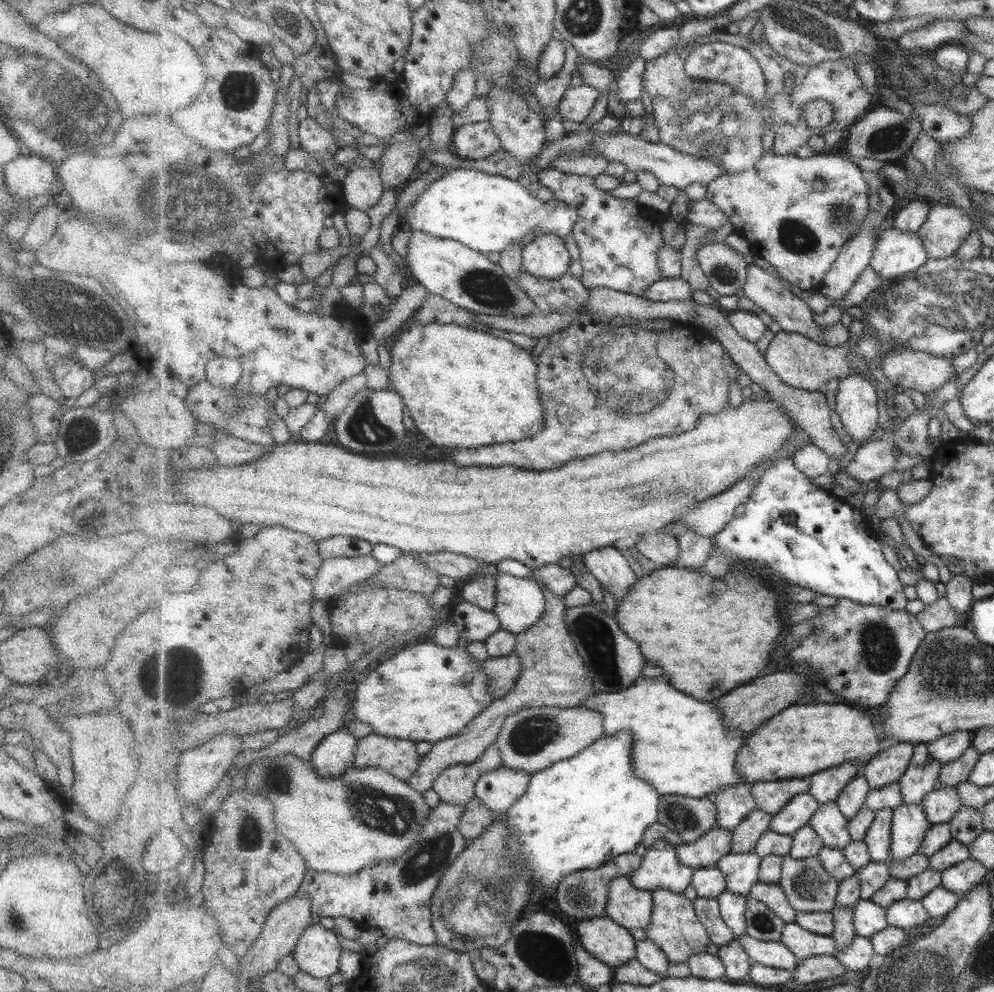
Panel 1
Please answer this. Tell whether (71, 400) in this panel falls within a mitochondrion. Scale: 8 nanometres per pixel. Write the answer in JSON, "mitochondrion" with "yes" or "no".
{"mitochondrion":"no"}

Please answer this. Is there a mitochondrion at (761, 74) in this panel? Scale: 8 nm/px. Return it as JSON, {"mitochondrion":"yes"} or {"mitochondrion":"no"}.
{"mitochondrion":"no"}

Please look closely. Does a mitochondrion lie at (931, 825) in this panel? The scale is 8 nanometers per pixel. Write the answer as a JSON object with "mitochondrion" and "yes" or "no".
{"mitochondrion":"no"}

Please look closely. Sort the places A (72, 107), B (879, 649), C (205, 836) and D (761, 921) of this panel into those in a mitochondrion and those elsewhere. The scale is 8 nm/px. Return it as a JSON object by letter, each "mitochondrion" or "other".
{"A":"mitochondrion","B":"mitochondrion","C":"other","D":"mitochondrion"}

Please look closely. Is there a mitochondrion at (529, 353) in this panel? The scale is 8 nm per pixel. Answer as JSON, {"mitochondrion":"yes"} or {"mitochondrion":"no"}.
{"mitochondrion":"no"}

